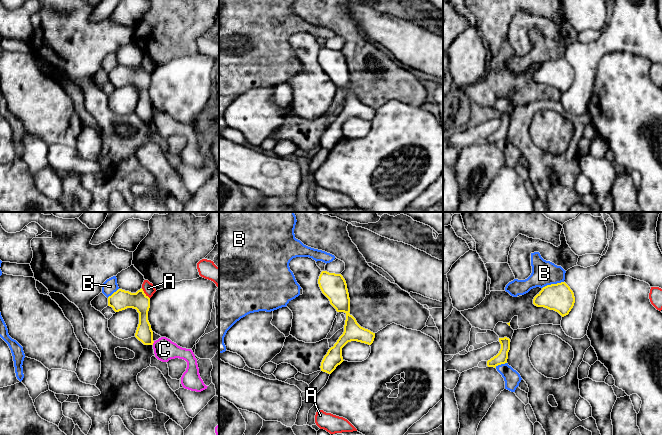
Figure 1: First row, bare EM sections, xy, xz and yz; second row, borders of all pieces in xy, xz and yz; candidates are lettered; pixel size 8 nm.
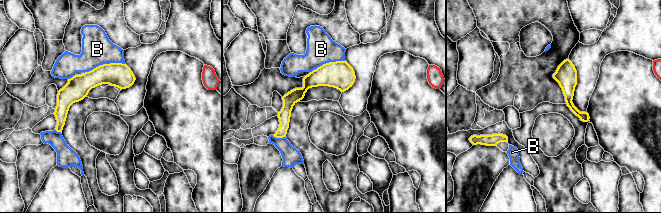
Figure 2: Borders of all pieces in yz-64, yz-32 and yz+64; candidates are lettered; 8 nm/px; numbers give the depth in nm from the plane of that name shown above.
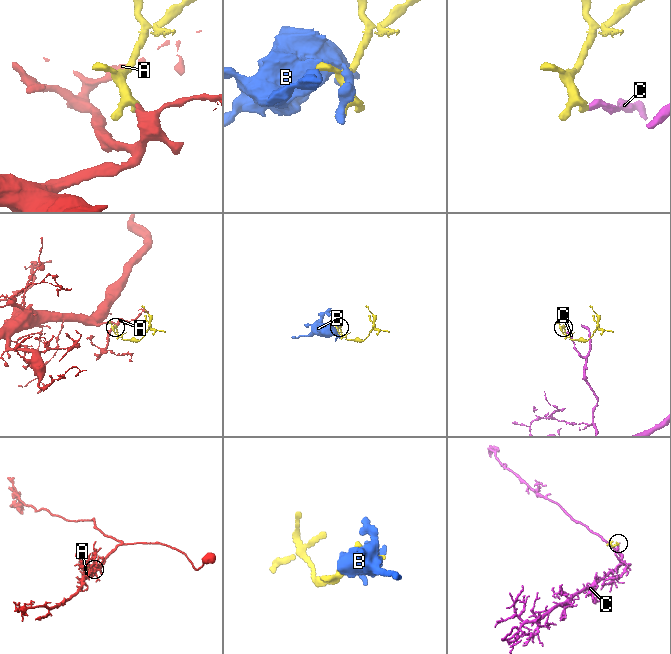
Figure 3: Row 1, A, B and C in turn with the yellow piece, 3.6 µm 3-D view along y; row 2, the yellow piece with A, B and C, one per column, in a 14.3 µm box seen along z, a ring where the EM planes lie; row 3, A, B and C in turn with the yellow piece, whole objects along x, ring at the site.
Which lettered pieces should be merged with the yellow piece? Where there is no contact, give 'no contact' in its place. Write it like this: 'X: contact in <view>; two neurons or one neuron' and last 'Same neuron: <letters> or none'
A: contact in xy; two neurons
B: contact in yz; two neurons
C: contact in xy; two neurons
Same neuron: none

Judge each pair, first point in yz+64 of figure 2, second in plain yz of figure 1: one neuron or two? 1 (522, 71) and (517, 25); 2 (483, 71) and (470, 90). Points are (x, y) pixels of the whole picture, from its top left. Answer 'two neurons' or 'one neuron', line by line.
1: two neurons
2: two neurons

